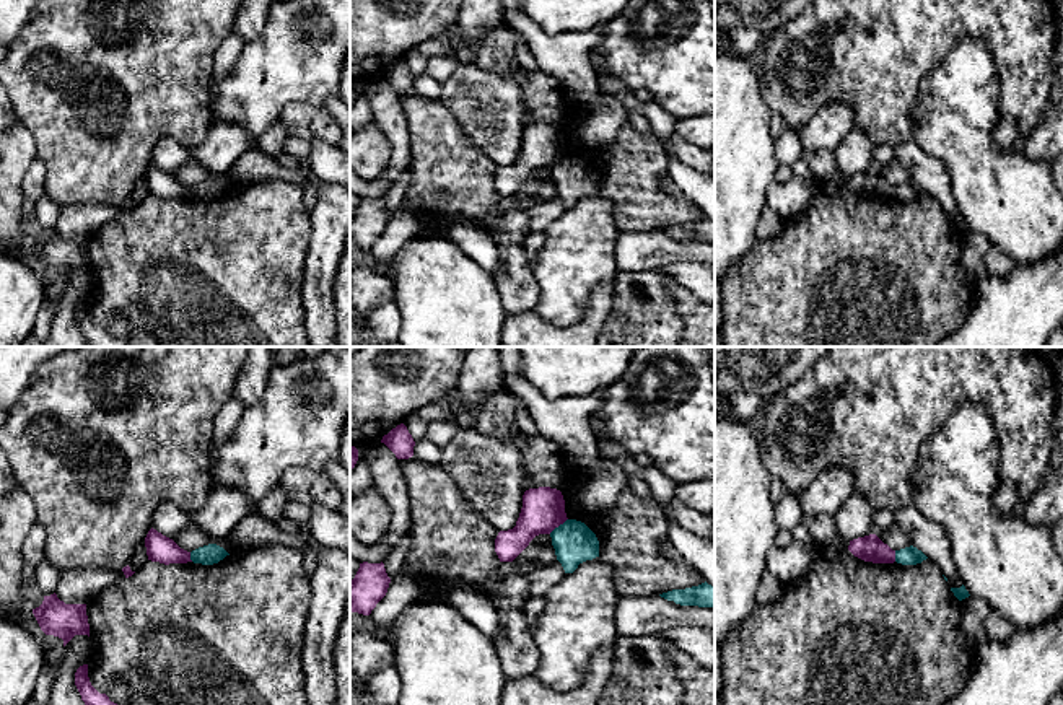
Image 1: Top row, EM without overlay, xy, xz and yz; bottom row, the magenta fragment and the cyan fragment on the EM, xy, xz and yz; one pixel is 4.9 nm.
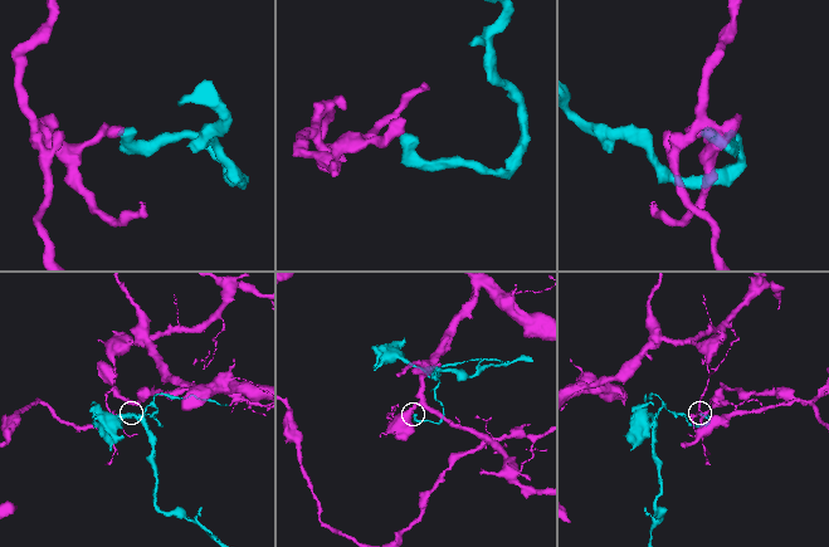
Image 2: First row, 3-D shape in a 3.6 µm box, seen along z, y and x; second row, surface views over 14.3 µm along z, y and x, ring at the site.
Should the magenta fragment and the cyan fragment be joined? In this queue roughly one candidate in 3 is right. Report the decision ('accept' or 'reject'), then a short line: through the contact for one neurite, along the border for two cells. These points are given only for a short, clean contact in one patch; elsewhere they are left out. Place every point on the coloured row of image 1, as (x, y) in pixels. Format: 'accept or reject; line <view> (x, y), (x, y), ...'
reject; line xz (567, 518), (549, 533)

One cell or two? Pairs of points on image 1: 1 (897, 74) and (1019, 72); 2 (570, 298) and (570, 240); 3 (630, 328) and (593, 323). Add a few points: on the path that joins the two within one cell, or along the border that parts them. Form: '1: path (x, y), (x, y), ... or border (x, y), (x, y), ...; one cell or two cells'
1: path (930, 41), (943, 28), (982, 28), (993, 39); one cell
2: path (570, 284), (570, 254); one cell
3: border (614, 289), (614, 306), (599, 329); two cells

